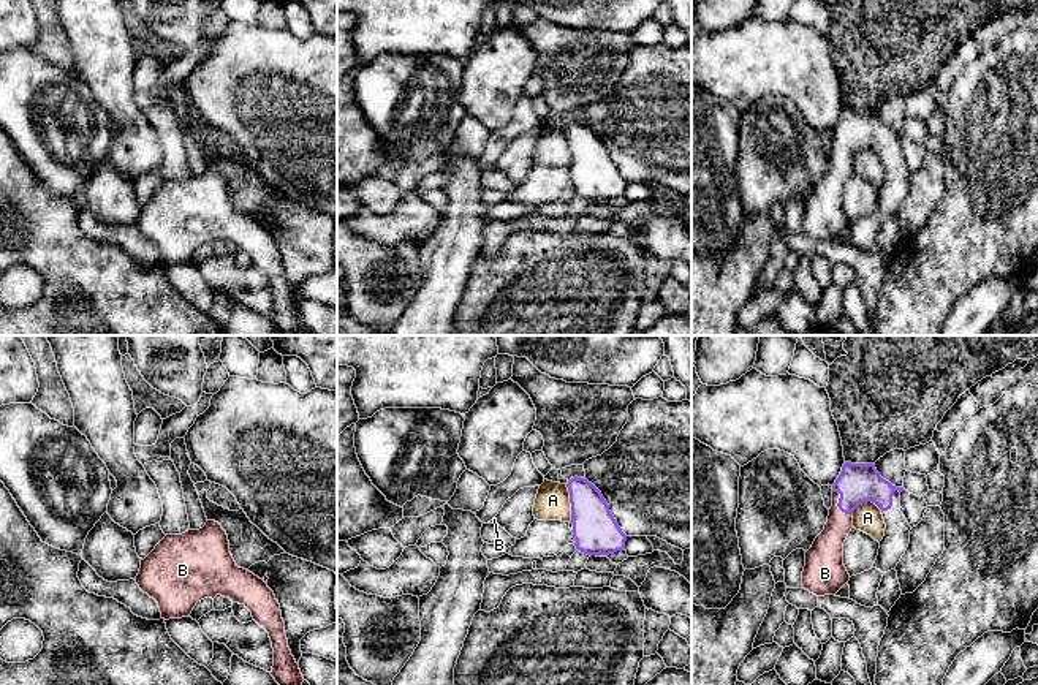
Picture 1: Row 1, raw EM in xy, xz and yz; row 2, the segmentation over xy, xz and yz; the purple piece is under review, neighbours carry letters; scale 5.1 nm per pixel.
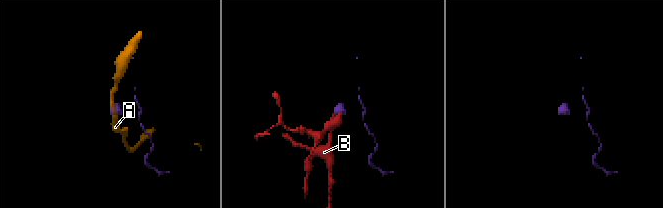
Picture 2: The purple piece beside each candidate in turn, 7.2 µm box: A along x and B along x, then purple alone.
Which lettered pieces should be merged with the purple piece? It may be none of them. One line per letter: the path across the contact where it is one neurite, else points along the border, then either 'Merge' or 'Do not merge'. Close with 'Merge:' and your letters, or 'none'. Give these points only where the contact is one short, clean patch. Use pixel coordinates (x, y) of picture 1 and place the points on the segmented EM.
A: Boundary: xz (565, 484), (570, 494), (572, 519). Do not merge
B: Path across: yz (858, 483), (837, 505), (837, 529), (826, 552). Merge
Merge: B

